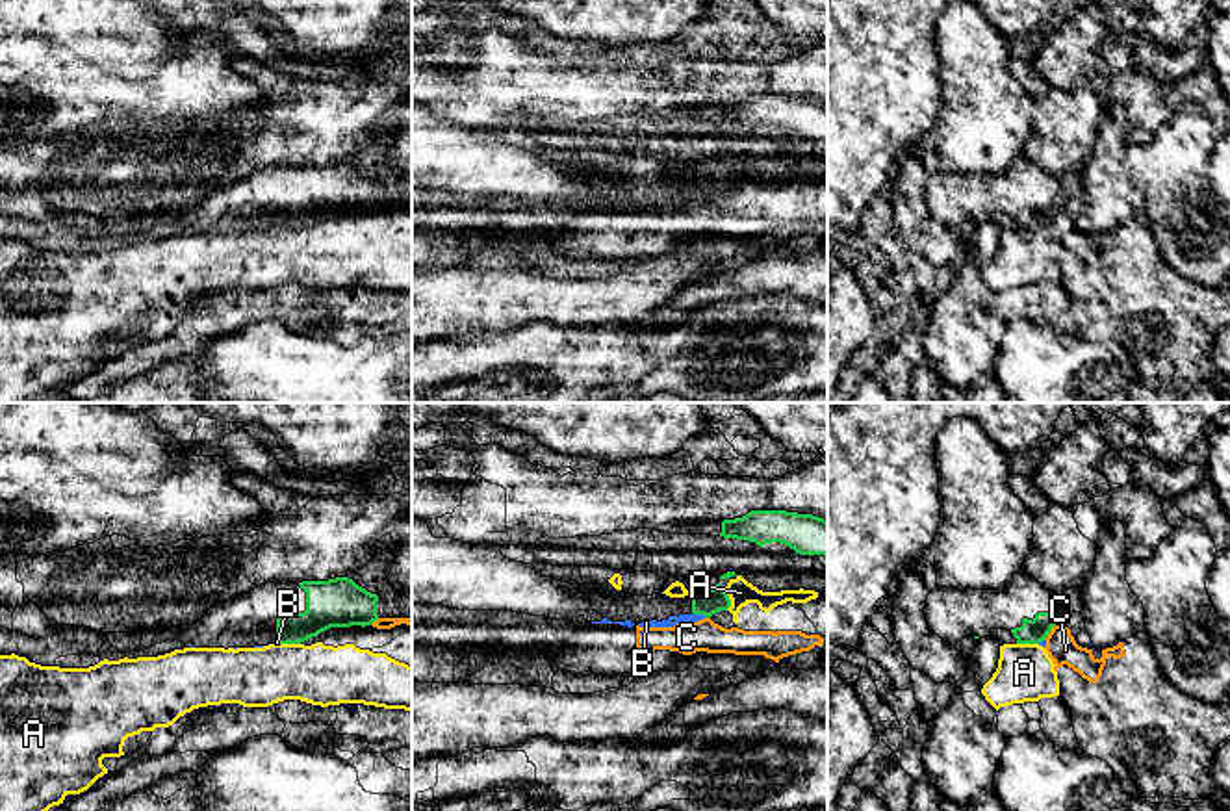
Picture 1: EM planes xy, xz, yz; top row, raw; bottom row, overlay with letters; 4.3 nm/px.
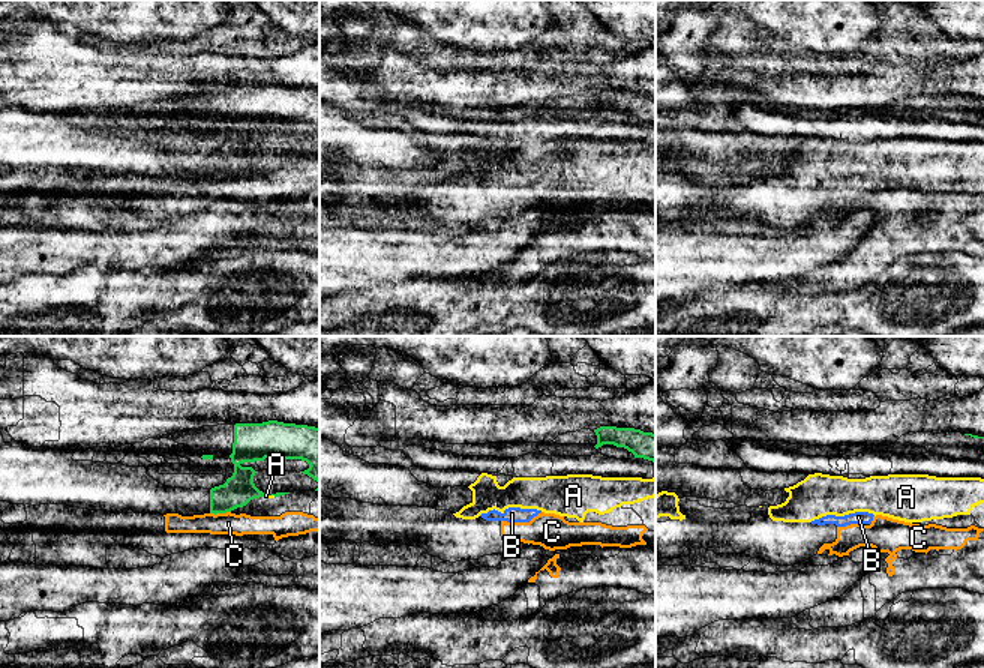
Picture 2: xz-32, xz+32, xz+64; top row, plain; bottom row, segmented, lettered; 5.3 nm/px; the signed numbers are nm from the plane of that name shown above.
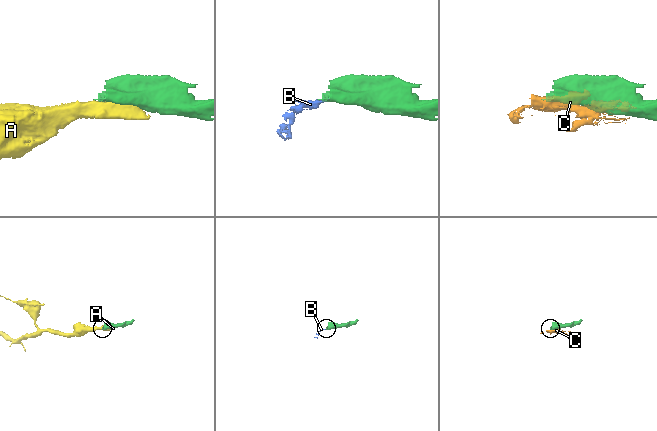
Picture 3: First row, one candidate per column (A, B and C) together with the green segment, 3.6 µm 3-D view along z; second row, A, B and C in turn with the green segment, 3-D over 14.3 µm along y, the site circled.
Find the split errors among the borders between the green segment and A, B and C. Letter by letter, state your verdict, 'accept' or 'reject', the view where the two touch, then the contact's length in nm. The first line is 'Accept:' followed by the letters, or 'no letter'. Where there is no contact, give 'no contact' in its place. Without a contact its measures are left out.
Accept: no letter
A: reject; meets green in xy; contact 100 nm long
B: reject; meets green in xz; contact 80 nm long
C: reject; meets green in yz; contact 90 nm long

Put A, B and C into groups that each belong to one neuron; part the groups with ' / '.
A / B C

